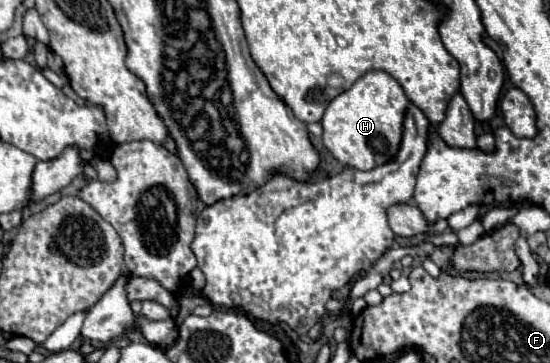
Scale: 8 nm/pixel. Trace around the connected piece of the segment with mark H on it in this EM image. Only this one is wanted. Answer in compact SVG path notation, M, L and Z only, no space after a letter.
M374 70L354 82L354 86L336 96L322 118L324 146L344 166L356 170L372 170L396 158L402 142L404 116L410 102L402 86L386 72Z

